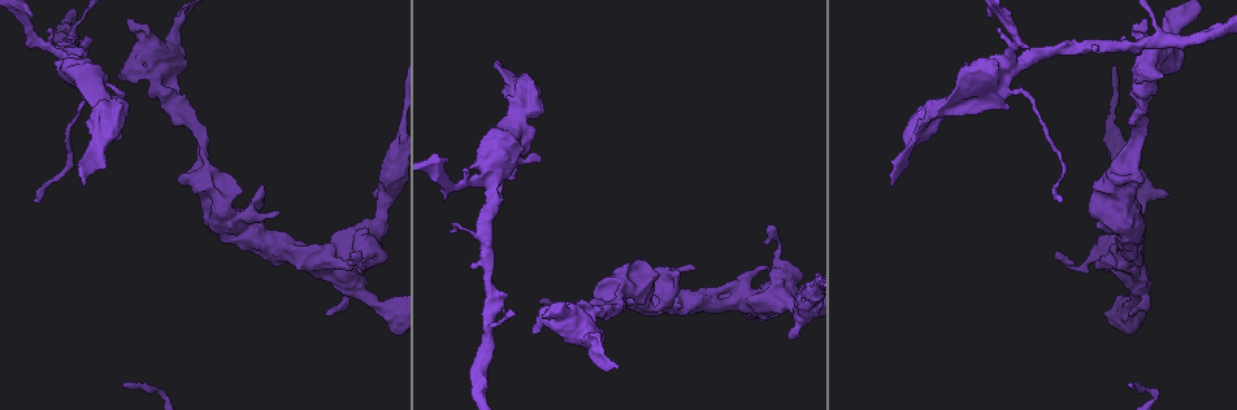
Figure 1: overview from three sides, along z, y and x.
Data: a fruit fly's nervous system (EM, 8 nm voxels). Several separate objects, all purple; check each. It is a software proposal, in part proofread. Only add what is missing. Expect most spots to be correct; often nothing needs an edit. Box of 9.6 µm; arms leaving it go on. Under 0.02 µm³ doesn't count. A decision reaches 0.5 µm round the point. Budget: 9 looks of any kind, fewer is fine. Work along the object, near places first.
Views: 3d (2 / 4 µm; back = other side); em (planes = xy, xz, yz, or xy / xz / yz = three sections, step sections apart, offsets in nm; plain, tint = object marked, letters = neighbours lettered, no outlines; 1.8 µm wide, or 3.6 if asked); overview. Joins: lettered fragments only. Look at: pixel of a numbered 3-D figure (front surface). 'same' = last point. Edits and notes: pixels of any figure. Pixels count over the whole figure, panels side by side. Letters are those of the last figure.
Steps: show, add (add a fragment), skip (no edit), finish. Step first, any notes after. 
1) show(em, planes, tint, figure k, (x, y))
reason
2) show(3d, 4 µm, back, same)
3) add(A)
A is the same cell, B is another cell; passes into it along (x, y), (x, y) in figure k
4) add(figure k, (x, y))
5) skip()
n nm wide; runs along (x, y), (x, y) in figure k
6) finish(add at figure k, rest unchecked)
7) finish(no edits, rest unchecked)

show(em, xy, step 16, tint, figure 1, (806, 316))
arms part here

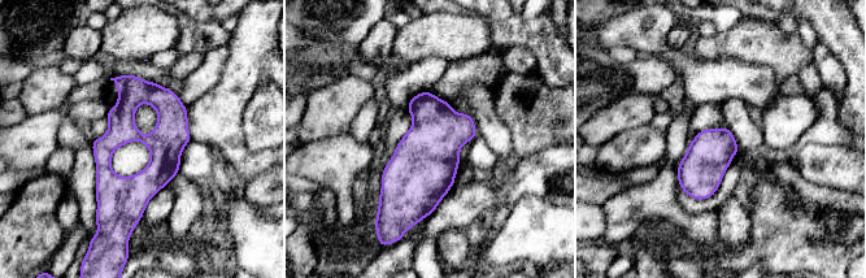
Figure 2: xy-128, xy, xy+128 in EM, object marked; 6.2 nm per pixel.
show(em, planes, letters, same)

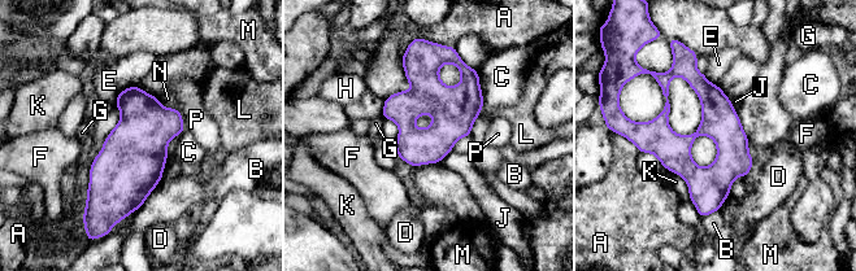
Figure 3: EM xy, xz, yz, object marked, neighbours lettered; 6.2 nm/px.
skip()
A, B, C, D, E, F, G, H, J, K, L, M, N and P are other cells; border along (452, 149), (439, 162) in figure 3; none of them fits

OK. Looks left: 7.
show(3d, 2 µm, figure 1, (767, 268))
thick end

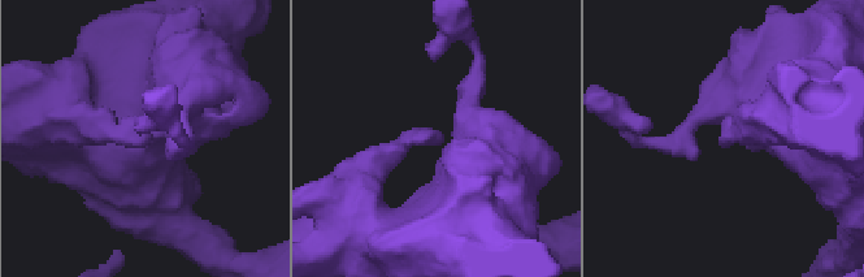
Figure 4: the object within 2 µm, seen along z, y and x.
show(em, yz, step 16, tint, figure 4, (134, 145))

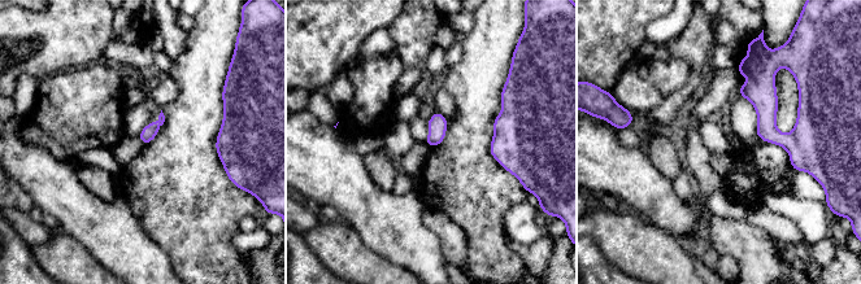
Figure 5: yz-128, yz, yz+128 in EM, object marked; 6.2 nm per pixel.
show(em, planes, letters, same)
cut it another way

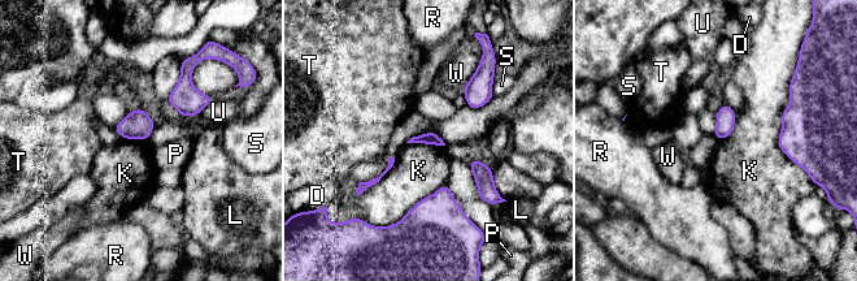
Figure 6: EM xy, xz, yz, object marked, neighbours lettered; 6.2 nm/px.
skip()
D, K, L, P, R, S, T, U and W are other cells; border along (790, 81), (778, 147), (804, 169) in figure 6; no lettered fragment goes on from it

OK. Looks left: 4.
show(3d, 4 µm, figure 1, (1144, 21))
an open end

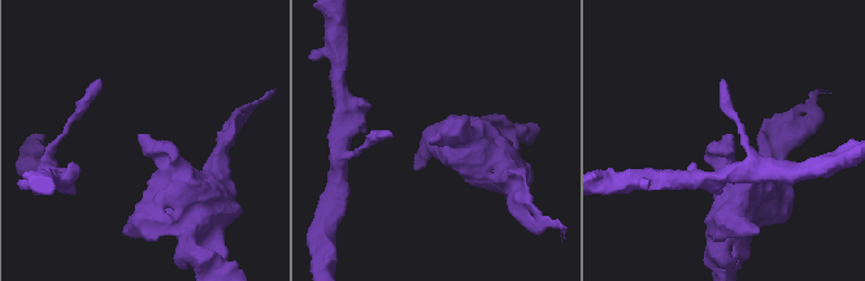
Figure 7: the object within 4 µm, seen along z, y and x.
show(em, planes, letters, figure 7, (731, 134))
now the EM

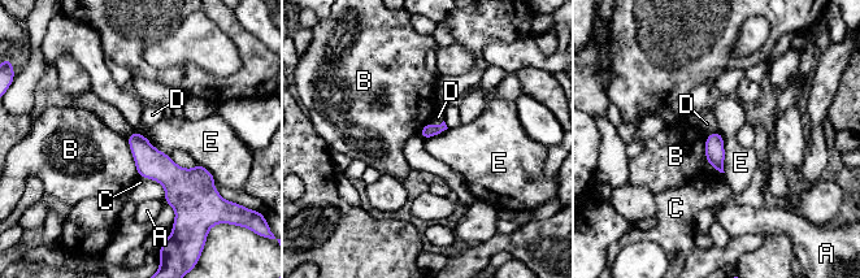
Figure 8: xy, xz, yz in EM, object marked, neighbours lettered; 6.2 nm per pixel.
skip()
B touches over 260 nm; A, B, C, D and E are other cells; none of them fits

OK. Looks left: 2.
show(em, planes, letters, figure 1, (1026, 93))
sudden change in width

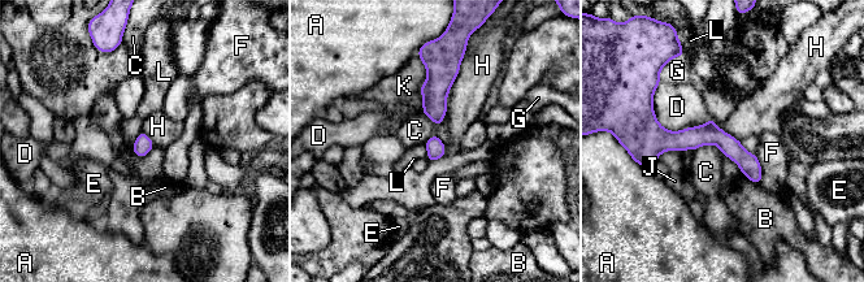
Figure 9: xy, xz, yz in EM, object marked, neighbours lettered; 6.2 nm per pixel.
skip()
A, B, C, D, E, F, G, H, J, K and L are other cells; border along (720, 150), (703, 144), (693, 151) in figure 9; no lettered fragment goes on from it

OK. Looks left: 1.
finish(no edits, rest unchecked)

